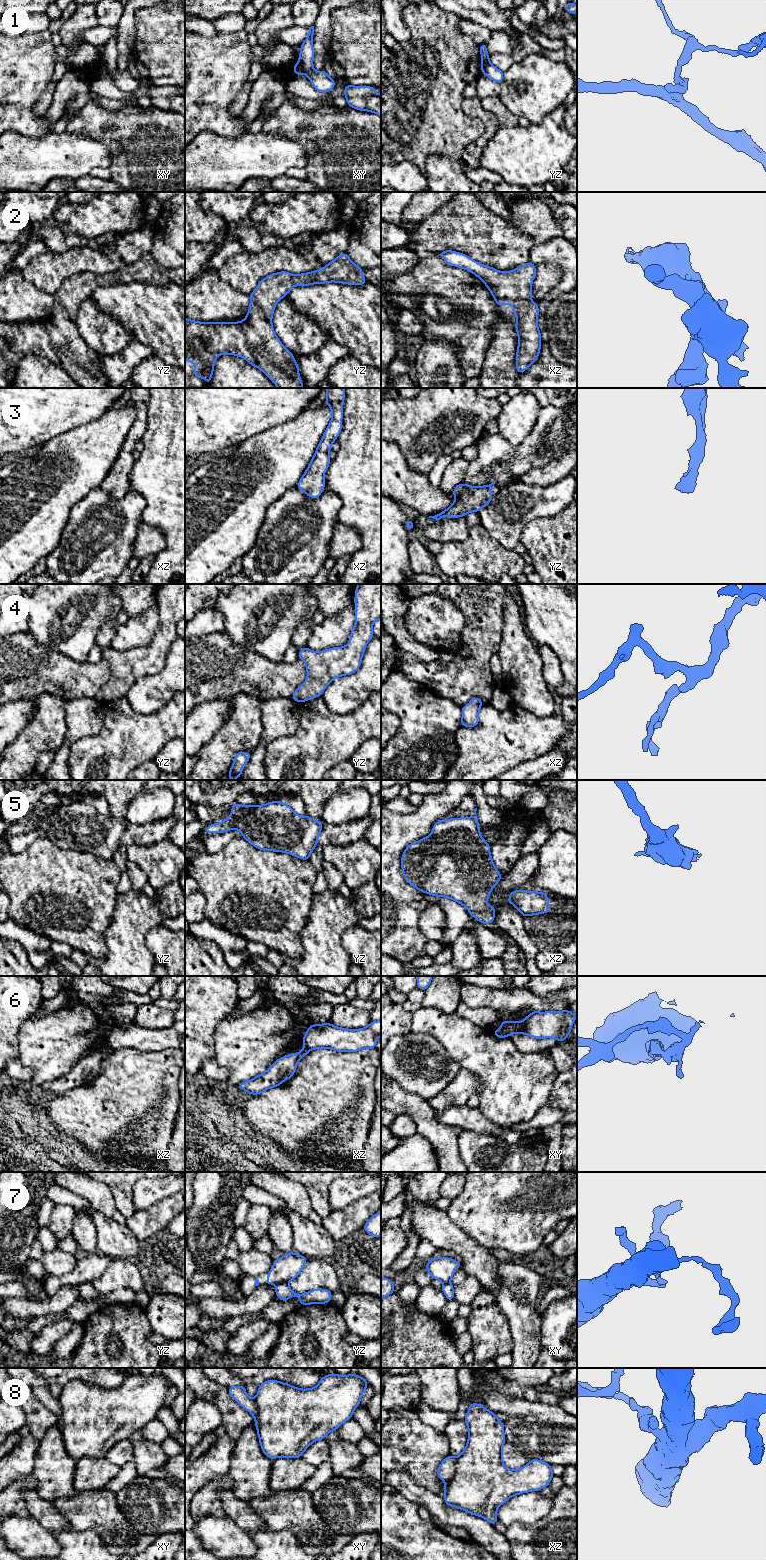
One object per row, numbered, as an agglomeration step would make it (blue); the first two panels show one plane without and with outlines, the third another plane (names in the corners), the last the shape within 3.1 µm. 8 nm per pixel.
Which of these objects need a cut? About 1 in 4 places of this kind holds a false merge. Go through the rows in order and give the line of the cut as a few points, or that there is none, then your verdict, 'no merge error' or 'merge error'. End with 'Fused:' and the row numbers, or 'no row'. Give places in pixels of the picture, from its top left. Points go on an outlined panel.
1: cut xy (298, 62), (305, 72), (310, 72), (313, 69); merge error
2: cut none; no merge error
3: cut none; no merge error
4: cut none; no merge error
5: cut none; no merge error
6: cut xy (501, 1025), (509, 1035); merge error
7: cut yz (286, 1281), (278, 1283); merge error
8: cut xz (456, 1458), (454, 1473), (445, 1482); merge error
Fused: 1, 6, 7, 8

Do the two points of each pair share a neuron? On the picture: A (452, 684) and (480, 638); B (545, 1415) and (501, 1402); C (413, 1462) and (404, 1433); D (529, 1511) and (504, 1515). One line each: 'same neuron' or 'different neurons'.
A: same neuron
B: same neuron
C: same neuron
D: same neuron

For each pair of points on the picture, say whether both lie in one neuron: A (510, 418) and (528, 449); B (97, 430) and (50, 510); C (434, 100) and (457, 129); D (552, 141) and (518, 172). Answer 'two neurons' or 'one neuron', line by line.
A: two neurons
B: one neuron
C: one neuron
D: one neuron

